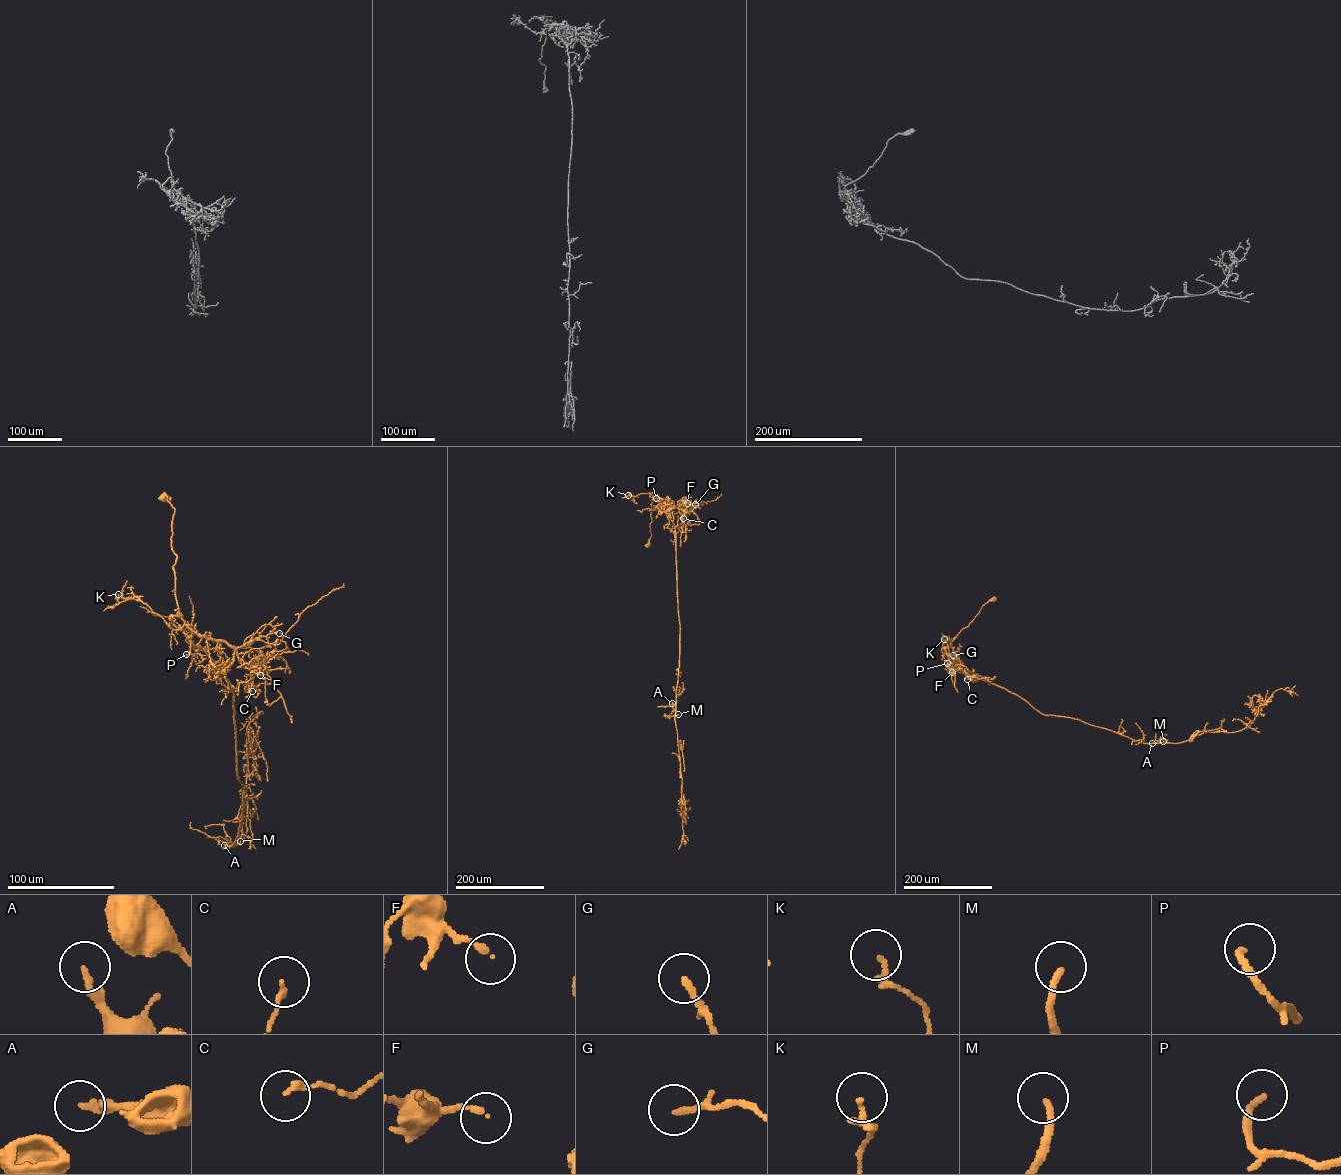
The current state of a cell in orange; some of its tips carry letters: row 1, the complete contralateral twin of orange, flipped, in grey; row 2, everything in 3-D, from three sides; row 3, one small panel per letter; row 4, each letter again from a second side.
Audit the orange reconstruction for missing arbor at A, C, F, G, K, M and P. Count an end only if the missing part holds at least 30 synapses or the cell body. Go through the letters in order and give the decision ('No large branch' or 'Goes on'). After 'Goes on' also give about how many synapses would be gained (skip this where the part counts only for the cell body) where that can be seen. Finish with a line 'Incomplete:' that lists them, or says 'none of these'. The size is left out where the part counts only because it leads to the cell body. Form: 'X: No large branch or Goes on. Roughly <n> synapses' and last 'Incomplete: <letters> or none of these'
A: No large branch
C: No large branch
F: No large branch
G: No large branch
K: No large branch
M: Goes on. Roughly 80 synapses
P: No large branch
Incomplete: M

